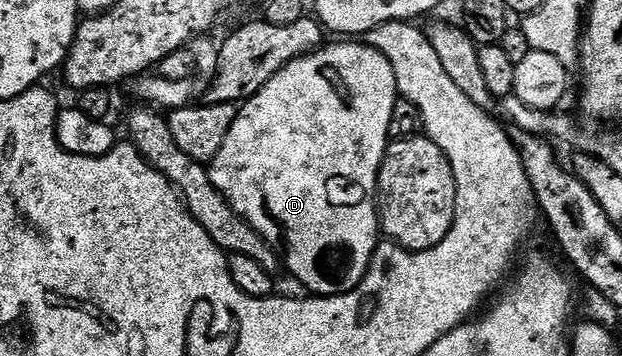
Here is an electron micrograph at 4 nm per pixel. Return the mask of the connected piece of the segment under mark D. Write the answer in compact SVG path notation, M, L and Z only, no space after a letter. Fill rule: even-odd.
M341 42L345 44L329 44L309 52L298 60L292 60L279 74L272 76L254 96L248 97L240 105L235 122L231 130L227 130L227 138L223 146L219 146L219 154L208 165L209 180L225 197L230 208L249 224L261 236L270 249L278 248L285 255L285 268L304 284L306 293L313 296L342 296L344 292L355 290L365 279L369 270L369 262L373 258L379 243L379 221L377 219L377 205L375 203L375 189L377 186L377 174L381 169L381 159L385 156L385 149L391 143L389 127L393 124L393 111L397 108L399 93L395 76L391 70L391 64L387 62L381 52L370 48L364 42ZM332 252L342 252L341 261L329 268L327 278L319 274L319 260L323 256L329 256Z

